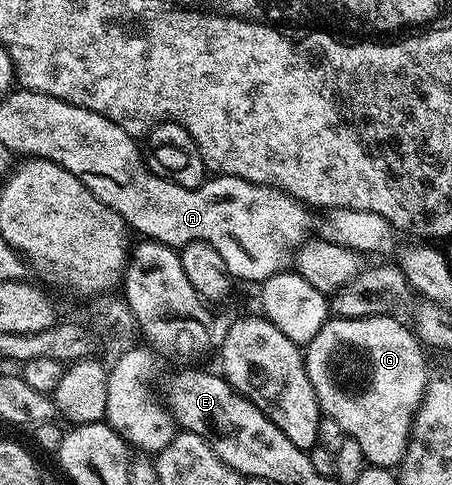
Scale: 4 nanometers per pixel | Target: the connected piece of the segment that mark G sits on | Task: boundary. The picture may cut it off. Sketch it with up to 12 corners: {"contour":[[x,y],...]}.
{"contour":[[330,317],[304,347],[323,416],[394,469],[426,392],[402,319]]}

